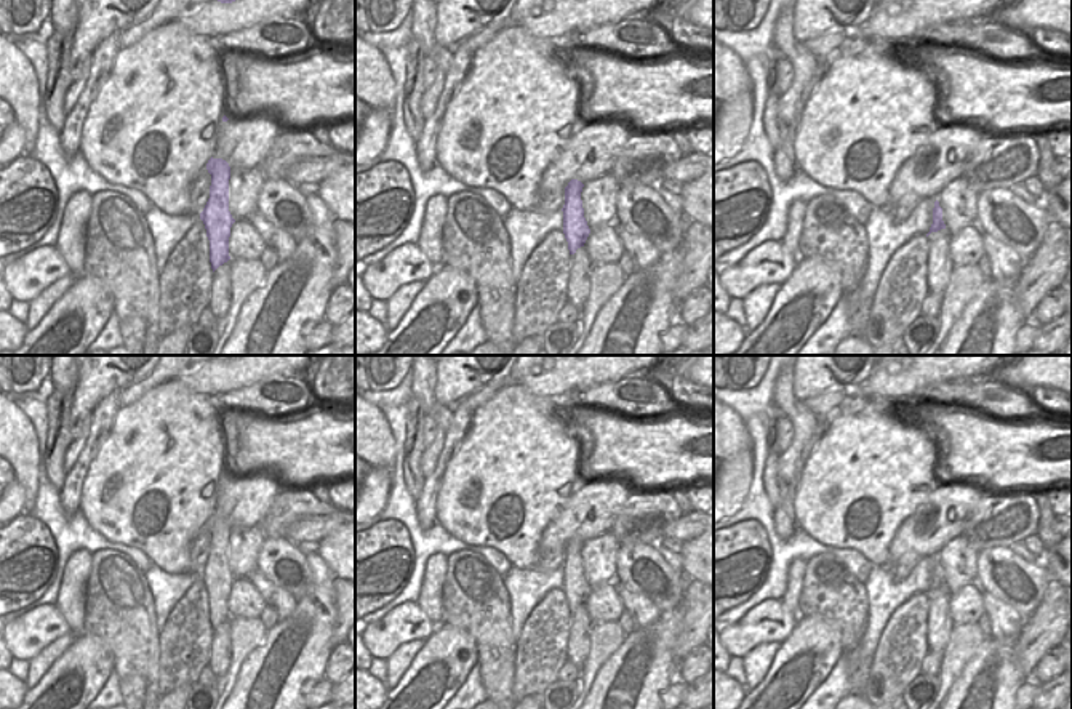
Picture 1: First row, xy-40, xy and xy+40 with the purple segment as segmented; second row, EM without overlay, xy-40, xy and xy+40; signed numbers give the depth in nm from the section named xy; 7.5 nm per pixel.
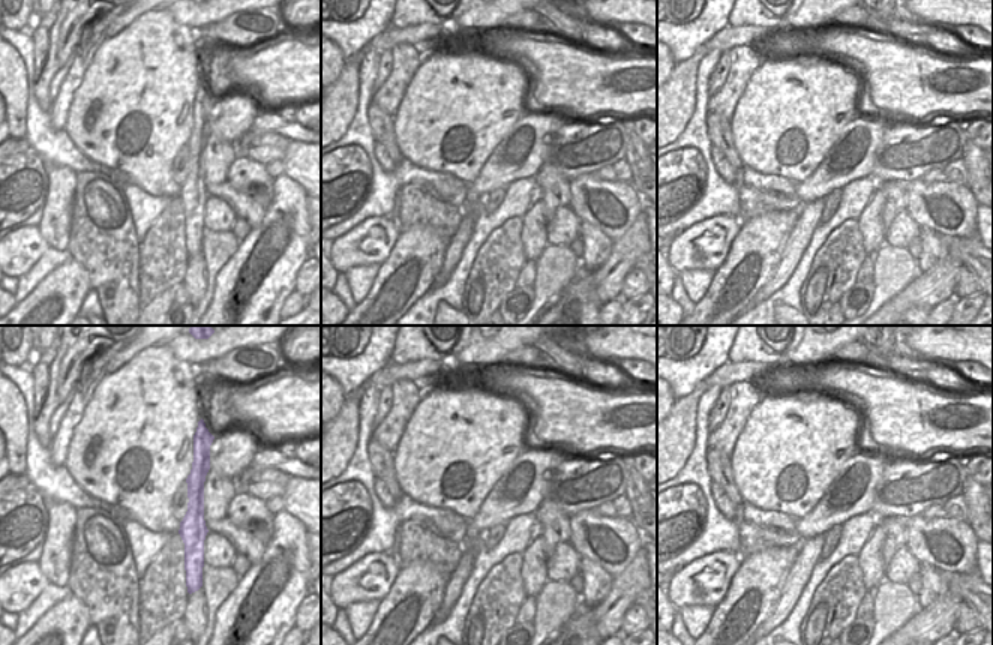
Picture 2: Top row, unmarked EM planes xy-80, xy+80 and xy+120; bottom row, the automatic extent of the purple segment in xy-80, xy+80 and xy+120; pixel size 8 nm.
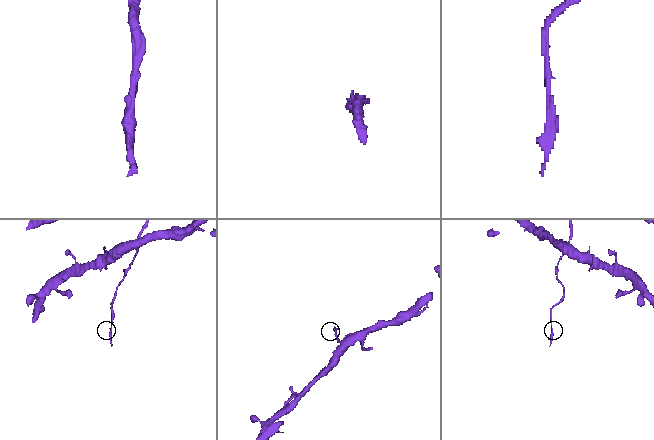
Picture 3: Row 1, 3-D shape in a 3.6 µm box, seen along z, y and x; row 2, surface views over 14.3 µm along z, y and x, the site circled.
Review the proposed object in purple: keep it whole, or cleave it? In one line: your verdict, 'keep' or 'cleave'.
cleave

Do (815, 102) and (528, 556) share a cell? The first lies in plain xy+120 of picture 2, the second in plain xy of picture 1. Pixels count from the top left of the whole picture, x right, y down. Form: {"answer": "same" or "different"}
{"answer": "same"}

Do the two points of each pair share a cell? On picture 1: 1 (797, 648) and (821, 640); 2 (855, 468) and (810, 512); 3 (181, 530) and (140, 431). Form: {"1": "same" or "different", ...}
{"1": "same", "2": "same", "3": "same"}

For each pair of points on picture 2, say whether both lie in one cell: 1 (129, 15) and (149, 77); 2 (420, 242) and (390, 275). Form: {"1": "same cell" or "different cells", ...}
{"1": "different cells", "2": "same cell"}

